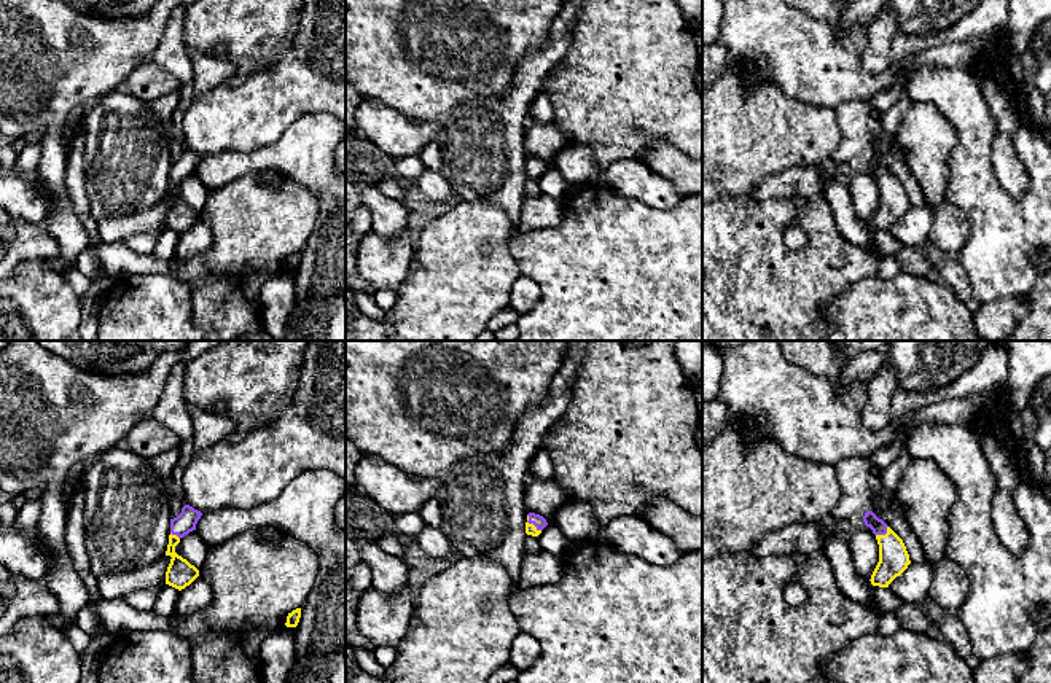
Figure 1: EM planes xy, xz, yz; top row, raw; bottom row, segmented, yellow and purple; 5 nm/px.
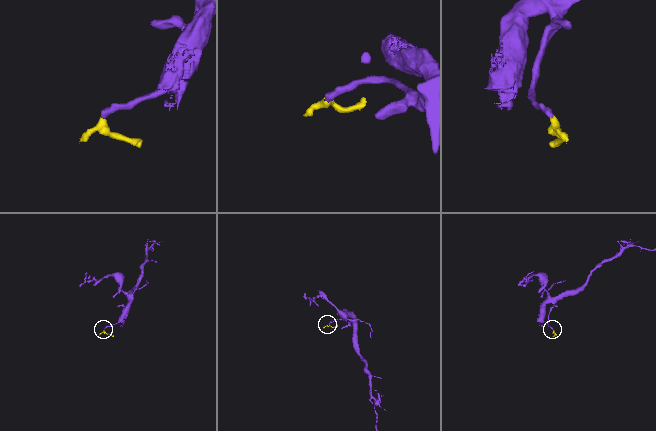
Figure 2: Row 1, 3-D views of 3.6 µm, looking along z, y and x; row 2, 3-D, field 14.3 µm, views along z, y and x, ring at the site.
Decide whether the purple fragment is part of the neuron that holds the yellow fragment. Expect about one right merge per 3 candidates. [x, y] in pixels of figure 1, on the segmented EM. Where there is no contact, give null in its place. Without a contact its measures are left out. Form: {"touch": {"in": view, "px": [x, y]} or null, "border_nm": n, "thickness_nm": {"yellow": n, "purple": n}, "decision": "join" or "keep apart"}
{"touch": {"in": "yz", "px": [886, 534]}, "border_nm": 80, "thickness_nm": {"yellow": 160, "purple": 80}, "decision": "join"}

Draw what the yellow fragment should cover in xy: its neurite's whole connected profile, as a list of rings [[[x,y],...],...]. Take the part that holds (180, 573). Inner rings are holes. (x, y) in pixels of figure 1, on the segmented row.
[[[189,505],[182,508],[182,513],[170,519],[170,535],[166,556],[170,556],[170,564],[166,572],[166,584],[182,591],[189,586],[197,576],[199,570],[191,565],[186,559],[175,552],[175,546],[189,532],[196,530],[196,524],[202,513]]]

